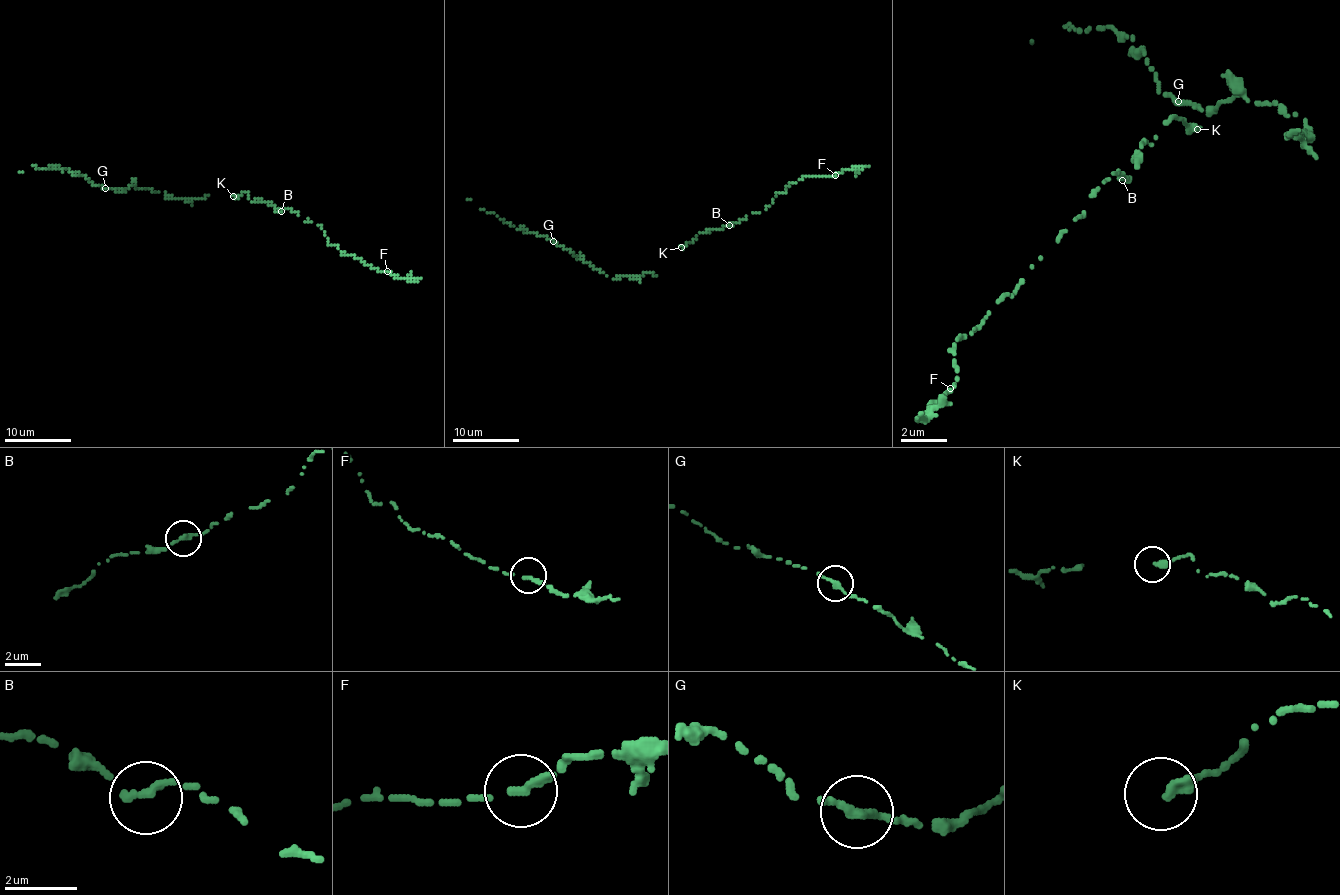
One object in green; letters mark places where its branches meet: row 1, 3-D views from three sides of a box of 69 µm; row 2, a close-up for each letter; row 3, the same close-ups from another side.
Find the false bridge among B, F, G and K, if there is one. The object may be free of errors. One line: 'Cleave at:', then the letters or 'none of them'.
Cleave at: none of them

